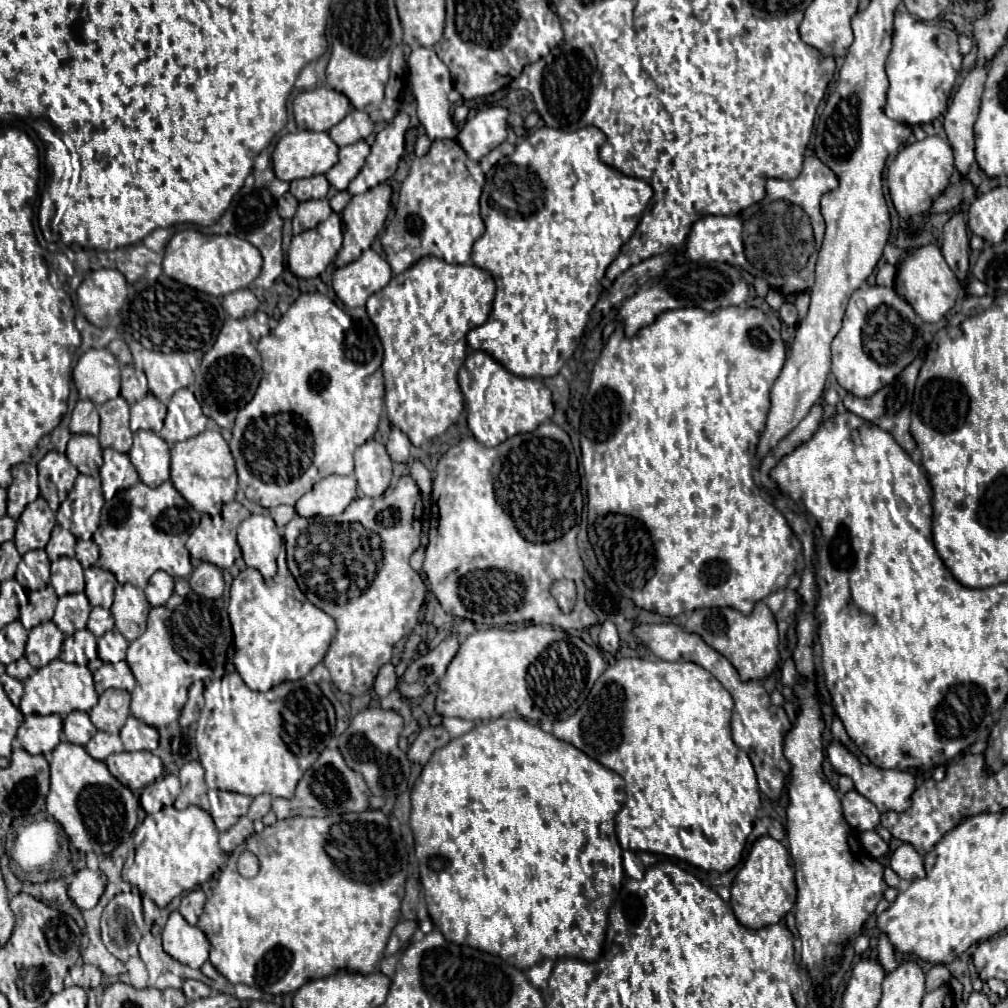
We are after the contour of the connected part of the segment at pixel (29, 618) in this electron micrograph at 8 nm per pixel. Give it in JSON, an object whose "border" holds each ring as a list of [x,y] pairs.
{"border":[[[49,585],[45,591],[37,591],[27,599],[27,603],[21,607],[21,617],[19,621],[25,625],[25,629],[31,629],[43,621],[49,621],[53,617],[57,605],[57,595],[53,587]]]}

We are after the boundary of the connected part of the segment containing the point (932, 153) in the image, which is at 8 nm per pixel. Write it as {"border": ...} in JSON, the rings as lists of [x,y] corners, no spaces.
{"border":[[[937,135],[925,137],[923,141],[915,141],[899,151],[899,155],[887,169],[887,187],[903,227],[907,227],[909,219],[921,225],[921,217],[931,207],[933,199],[937,199],[937,195],[941,195],[949,185],[951,173],[953,173],[953,149],[945,139]]]}

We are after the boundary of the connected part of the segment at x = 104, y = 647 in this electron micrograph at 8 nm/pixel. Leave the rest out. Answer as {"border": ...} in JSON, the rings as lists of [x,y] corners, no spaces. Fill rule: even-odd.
{"border":[[[113,629],[97,639],[97,653],[105,663],[119,663],[125,659],[129,643],[119,631]]]}

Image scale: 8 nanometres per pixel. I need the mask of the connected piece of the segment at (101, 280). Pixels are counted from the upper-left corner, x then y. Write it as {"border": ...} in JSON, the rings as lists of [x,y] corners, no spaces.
{"border":[[[97,269],[77,289],[79,311],[97,327],[107,327],[123,307],[125,299],[127,281],[117,269]]]}

